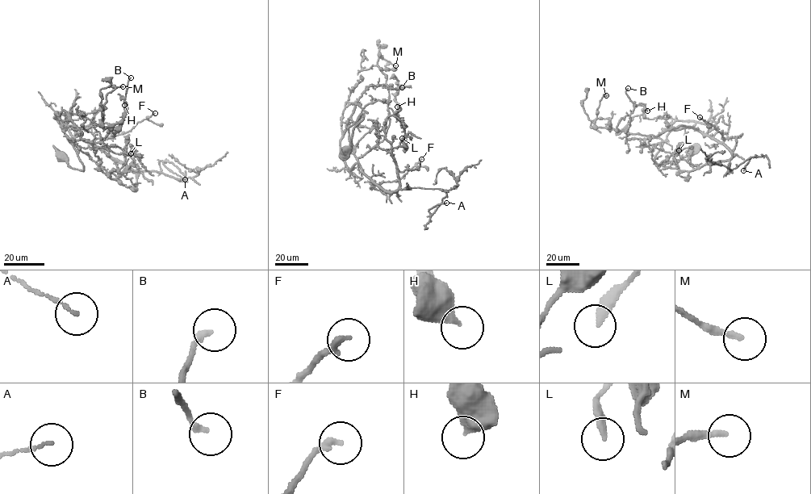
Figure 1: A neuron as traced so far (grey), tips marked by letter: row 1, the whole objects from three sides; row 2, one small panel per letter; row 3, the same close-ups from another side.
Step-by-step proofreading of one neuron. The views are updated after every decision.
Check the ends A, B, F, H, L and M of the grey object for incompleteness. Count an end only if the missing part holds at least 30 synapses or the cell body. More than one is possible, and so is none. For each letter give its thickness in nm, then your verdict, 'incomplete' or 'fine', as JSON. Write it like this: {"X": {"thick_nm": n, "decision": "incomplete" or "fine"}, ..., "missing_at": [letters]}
{"A": {"thick_nm": 90, "decision": "fine"}, "B": {"thick_nm": 190, "decision": "fine"}, "F": {"thick_nm": 240, "decision": "fine"}, "H": {"thick_nm": 400, "decision": "fine"}, "L": {"thick_nm": 240, "decision": "fine"}, "M": {"thick_nm": 190, "decision": "fine"}, "missing_at": []}

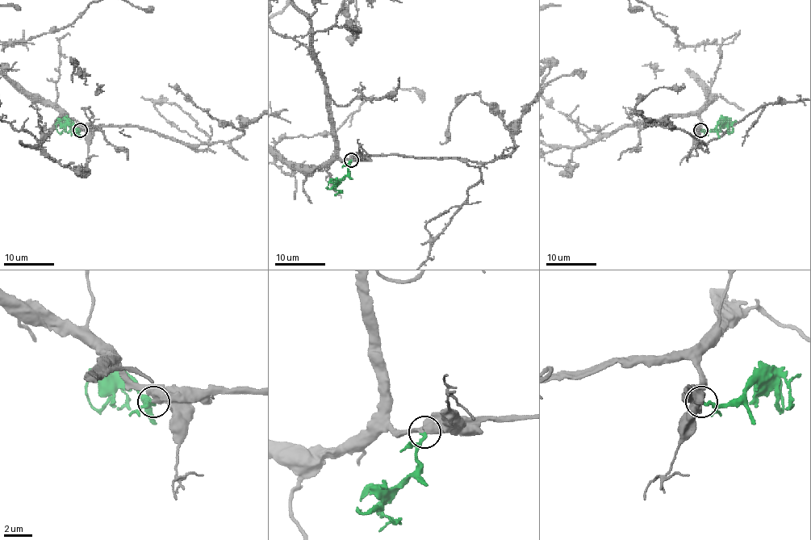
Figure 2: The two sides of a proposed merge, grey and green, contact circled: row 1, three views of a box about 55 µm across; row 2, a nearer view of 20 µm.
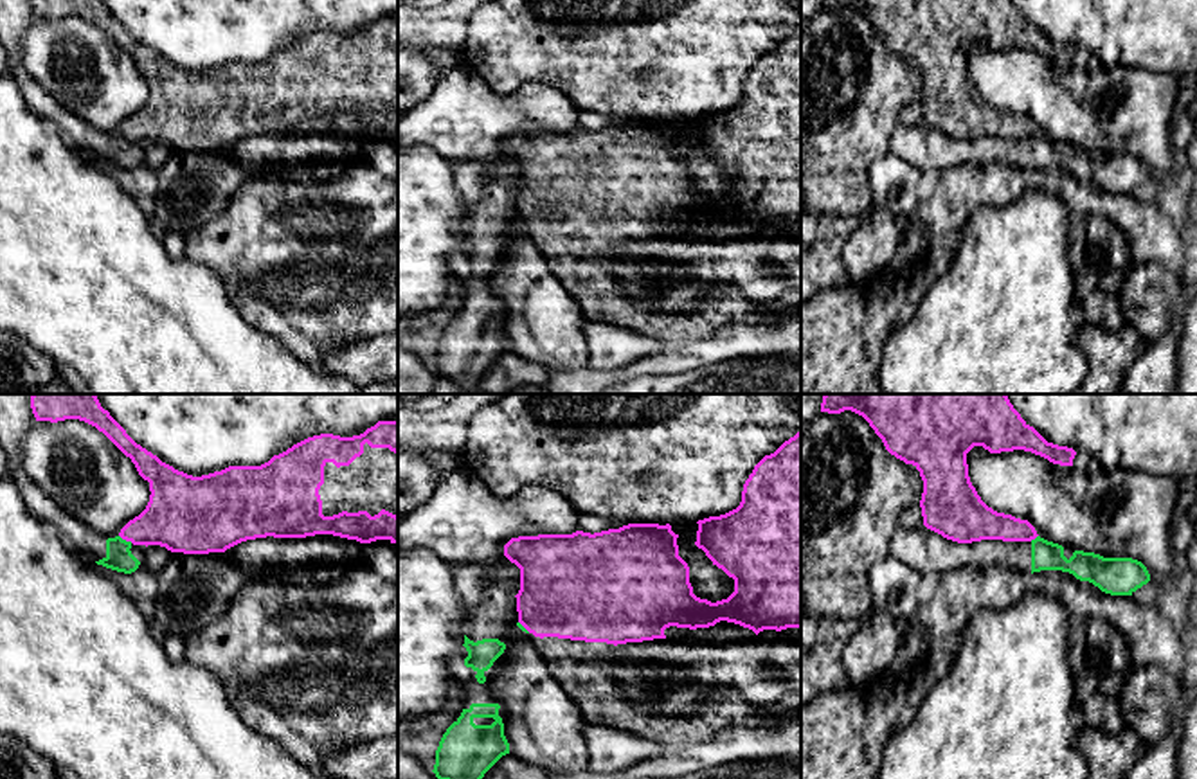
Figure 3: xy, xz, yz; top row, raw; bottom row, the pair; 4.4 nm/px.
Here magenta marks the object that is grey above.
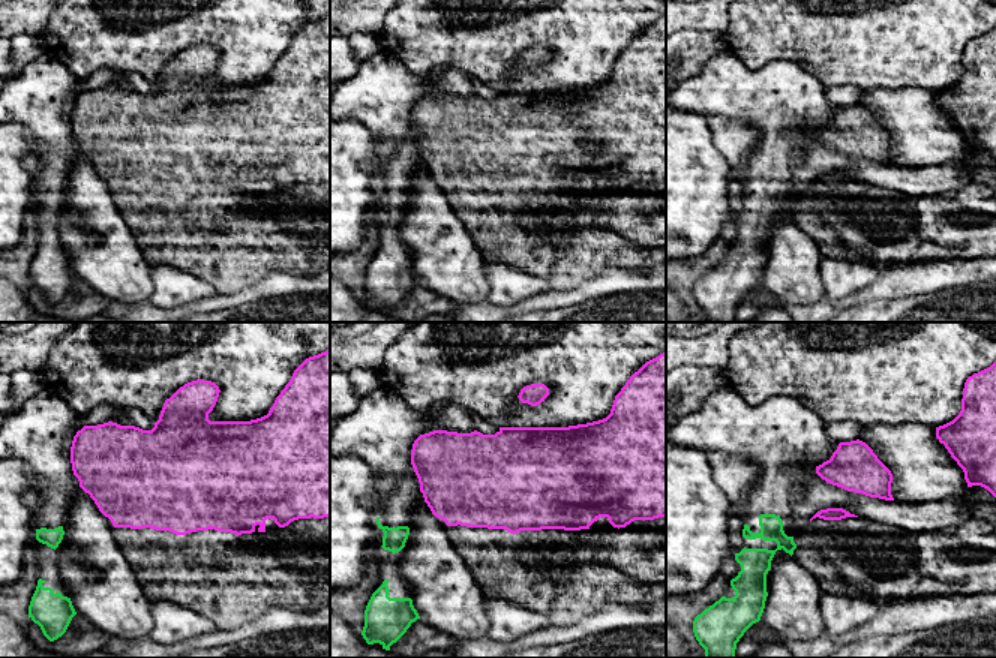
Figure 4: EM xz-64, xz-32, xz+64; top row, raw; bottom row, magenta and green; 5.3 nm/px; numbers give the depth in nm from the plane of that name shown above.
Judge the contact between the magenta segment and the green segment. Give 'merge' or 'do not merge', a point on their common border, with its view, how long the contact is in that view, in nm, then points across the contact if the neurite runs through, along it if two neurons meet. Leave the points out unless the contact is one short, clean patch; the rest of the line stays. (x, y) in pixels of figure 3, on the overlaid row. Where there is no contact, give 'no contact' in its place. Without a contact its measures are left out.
merge; meets magenta in xy at (126, 540); contact 70 nm long; runs through xy (177, 517), (135, 531), (126, 540), (119, 547), (119, 558)

